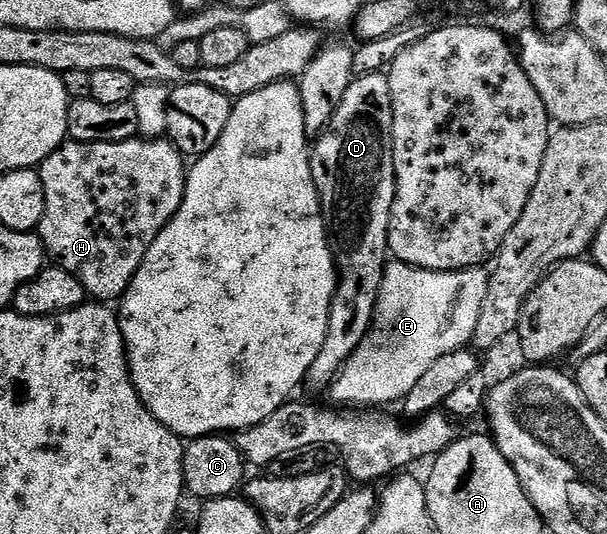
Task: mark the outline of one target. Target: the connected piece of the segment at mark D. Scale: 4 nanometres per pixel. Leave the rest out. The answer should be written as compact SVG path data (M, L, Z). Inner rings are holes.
M369 72L350 83L348 94L344 94L344 102L340 102L329 128L317 137L318 145L315 143L312 148L310 169L338 266L338 289L330 307L328 334L304 381L305 387L314 392L325 393L329 389L374 323L374 308L390 251L388 230L394 201L393 117L389 75Z

